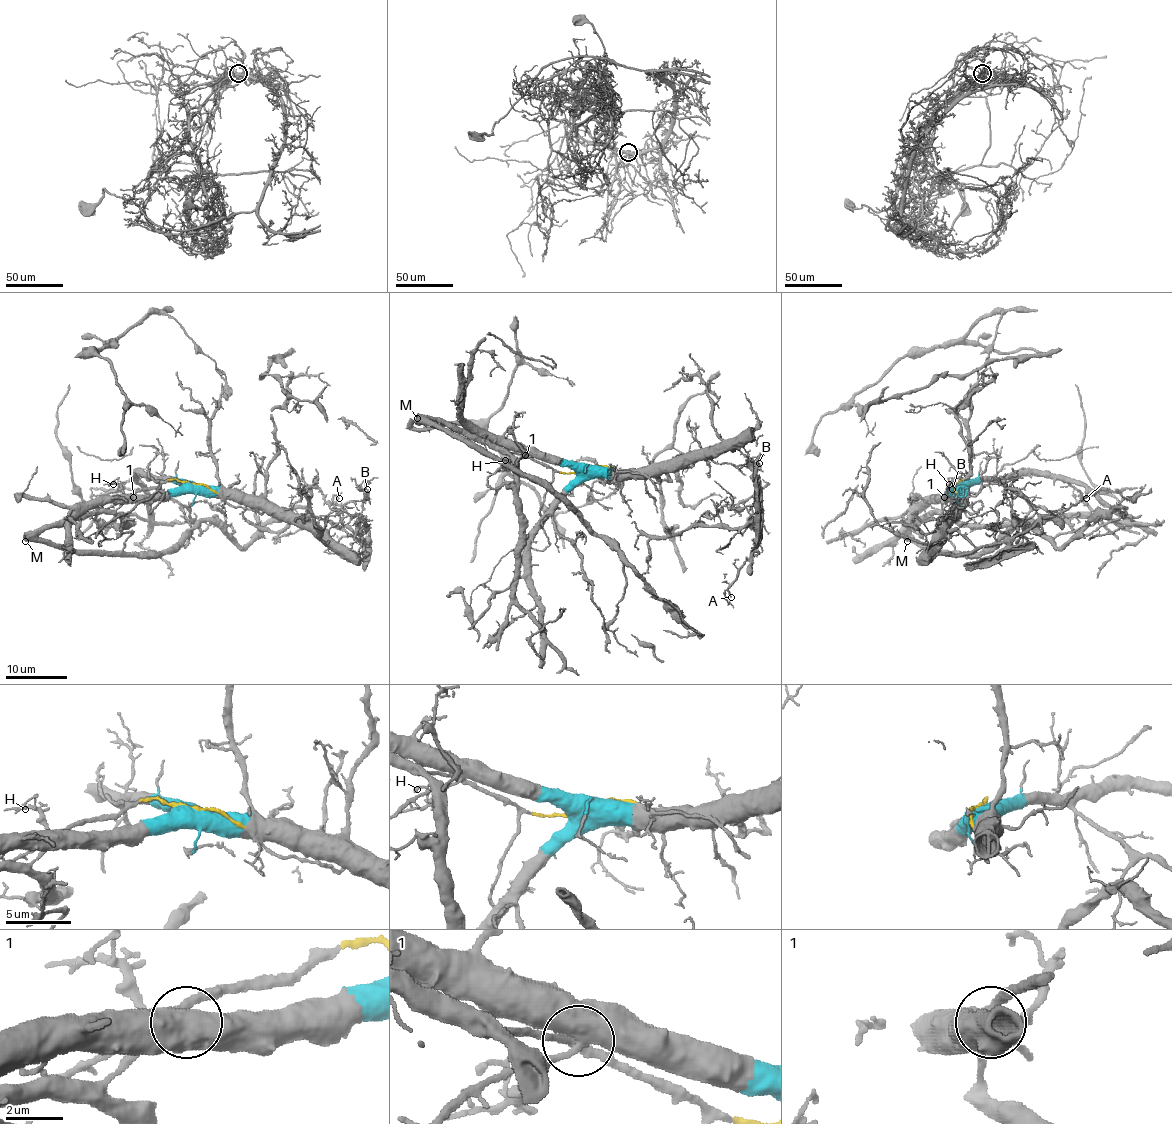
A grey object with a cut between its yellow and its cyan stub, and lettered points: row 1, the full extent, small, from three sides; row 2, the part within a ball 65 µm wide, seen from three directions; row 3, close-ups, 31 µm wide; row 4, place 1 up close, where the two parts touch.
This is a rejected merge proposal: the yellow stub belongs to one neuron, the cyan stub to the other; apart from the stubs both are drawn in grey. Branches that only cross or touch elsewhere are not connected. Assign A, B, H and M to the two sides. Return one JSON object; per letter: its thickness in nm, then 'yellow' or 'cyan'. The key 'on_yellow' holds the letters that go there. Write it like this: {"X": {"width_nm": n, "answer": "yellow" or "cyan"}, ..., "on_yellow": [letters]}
{"A": {"width_nm": 150, "answer": "cyan"}, "B": {"width_nm": 150, "answer": "cyan"}, "H": {"width_nm": 240, "answer": "cyan"}, "M": {"width_nm": 550, "answer": "yellow"}, "on_yellow": ["M"]}

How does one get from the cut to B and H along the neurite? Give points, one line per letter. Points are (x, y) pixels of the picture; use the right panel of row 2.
B: (959, 483), (959, 497), (950, 507), (945, 521), (953, 514), (954, 501), (958, 501), (958, 495), (951, 489)
H: (959, 483), (945, 498), (954, 490), (951, 478), (948, 480), (950, 484)

